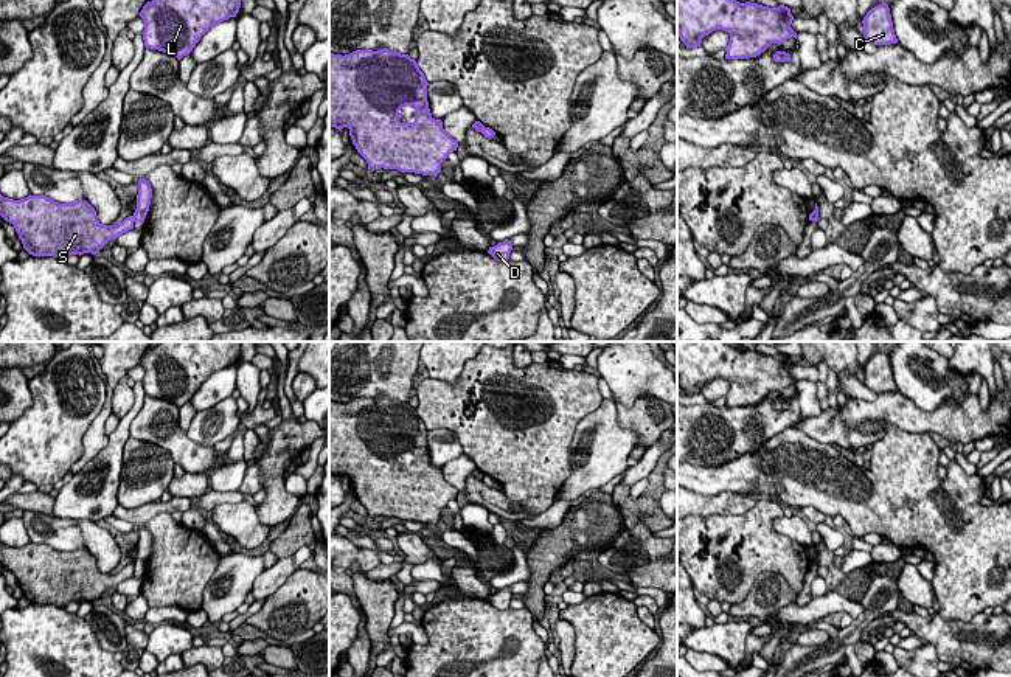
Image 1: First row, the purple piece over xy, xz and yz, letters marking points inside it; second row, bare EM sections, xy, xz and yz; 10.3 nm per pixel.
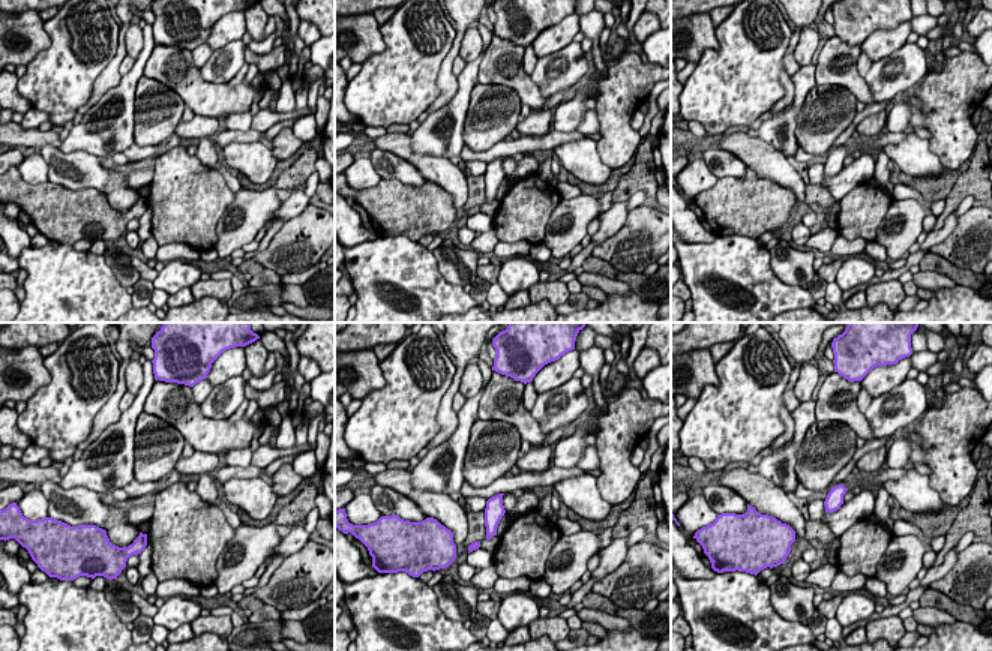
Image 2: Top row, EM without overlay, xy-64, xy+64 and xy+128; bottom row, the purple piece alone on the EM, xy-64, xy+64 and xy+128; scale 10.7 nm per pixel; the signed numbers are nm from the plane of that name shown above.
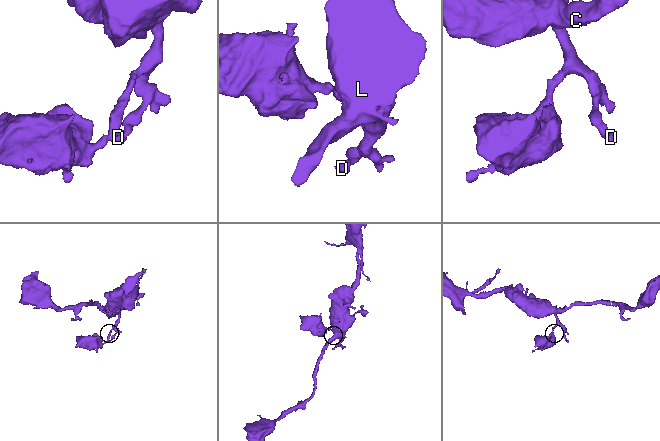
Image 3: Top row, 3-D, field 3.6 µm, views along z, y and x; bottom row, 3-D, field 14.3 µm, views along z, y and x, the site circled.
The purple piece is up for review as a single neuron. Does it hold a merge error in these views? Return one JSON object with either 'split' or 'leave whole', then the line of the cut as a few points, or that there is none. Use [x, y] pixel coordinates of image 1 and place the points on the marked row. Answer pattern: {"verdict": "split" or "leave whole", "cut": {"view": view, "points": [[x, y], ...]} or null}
{"verdict": "split", "cut": {"view": "xy", "points": [[132, 216], [135, 221]]}}

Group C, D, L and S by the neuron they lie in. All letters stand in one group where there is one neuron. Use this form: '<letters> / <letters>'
C D L / S

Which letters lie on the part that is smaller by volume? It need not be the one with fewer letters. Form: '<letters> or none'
S

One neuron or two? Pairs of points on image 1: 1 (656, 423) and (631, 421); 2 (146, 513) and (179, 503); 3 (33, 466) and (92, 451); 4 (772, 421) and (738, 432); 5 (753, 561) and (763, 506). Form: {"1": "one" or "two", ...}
{"1": "one", "2": "one", "3": "two", "4": "one", "5": "one"}

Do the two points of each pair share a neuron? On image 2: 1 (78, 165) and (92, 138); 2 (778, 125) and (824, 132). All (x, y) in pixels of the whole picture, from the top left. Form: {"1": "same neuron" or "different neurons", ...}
{"1": "different neurons", "2": "different neurons"}

